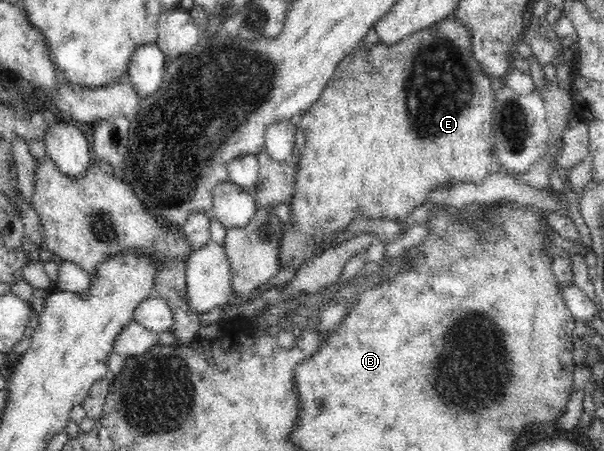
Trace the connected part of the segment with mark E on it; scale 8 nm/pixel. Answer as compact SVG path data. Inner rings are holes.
M451 16L406 36L396 44L376 43L376 46L372 46L368 52L356 52L356 54L348 54L348 56L343 57L333 74L332 80L328 81L318 101L297 117L298 128L303 131L306 142L301 150L297 169L295 169L295 187L291 198L291 222L290 224L283 224L283 235L279 240L279 246L282 248L279 264L282 264L283 268L290 268L295 272L302 264L308 262L308 258L322 254L327 249L326 244L332 240L332 234L346 230L352 224L353 219L404 221L415 208L426 203L428 200L426 196L430 196L432 190L438 190L438 188L444 188L444 186L450 186L456 182L472 182L474 184L484 182L484 178L495 166L491 124L495 92L498 85L492 81L492 77L484 71L482 64L479 64L478 59L476 59L474 47L472 47L472 38L474 38L474 31L462 20L459 20L459 17ZM356 209L362 209L364 216L355 216Z

